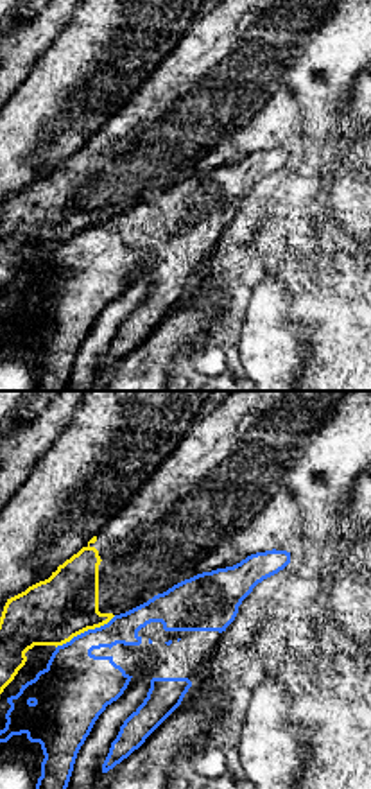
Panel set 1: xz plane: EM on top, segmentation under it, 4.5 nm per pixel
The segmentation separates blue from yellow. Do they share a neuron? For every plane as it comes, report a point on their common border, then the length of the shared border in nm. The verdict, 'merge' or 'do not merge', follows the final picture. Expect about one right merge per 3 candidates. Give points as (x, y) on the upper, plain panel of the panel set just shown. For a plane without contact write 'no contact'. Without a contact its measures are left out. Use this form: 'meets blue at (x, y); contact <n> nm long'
meets blue at (85, 230); contact 300 nm long

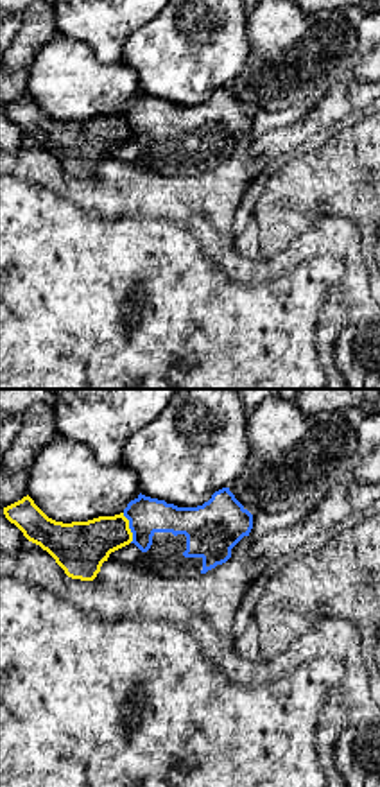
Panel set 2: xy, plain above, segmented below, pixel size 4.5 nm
meets blue at (129, 126); contact 140 nm long

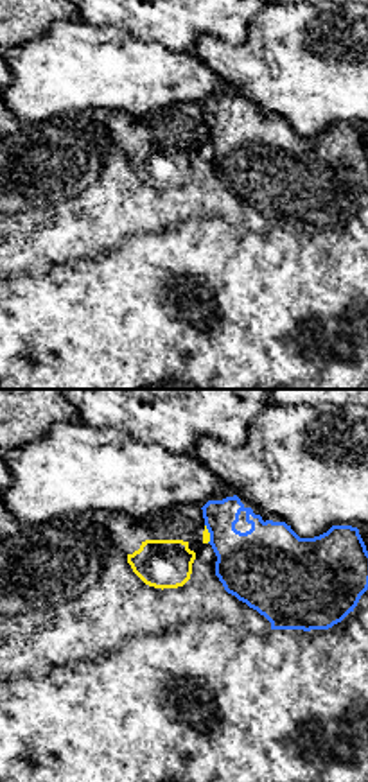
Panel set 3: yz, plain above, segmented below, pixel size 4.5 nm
meets blue at (209, 130); contact 90 nm long

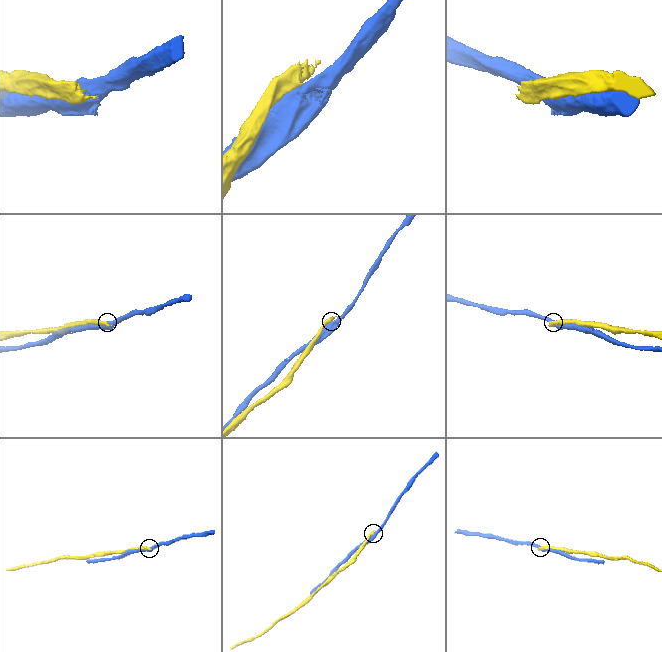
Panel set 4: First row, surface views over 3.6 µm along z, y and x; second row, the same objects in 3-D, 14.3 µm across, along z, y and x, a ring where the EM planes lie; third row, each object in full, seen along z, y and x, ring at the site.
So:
do not merge

